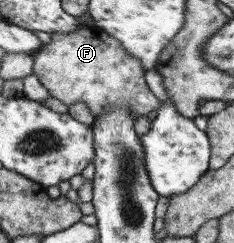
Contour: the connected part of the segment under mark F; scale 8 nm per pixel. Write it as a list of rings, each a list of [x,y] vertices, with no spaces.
[[[86,25],[77,28],[71,33],[52,33],[51,41],[44,43],[32,56],[32,75],[48,91],[48,95],[61,101],[64,105],[73,103],[83,103],[93,119],[103,116],[111,108],[125,108],[129,110],[135,119],[146,116],[151,111],[157,111],[161,107],[161,102],[157,100],[145,85],[143,75],[146,71],[141,69],[141,63],[135,57],[125,53],[125,49],[119,42],[109,37],[102,29],[88,27]]]

